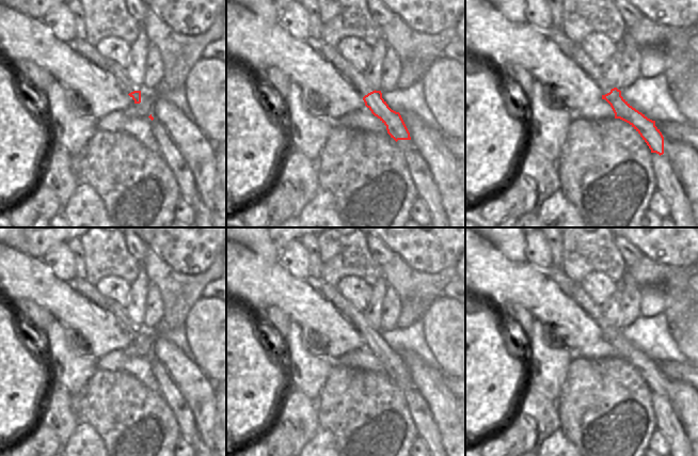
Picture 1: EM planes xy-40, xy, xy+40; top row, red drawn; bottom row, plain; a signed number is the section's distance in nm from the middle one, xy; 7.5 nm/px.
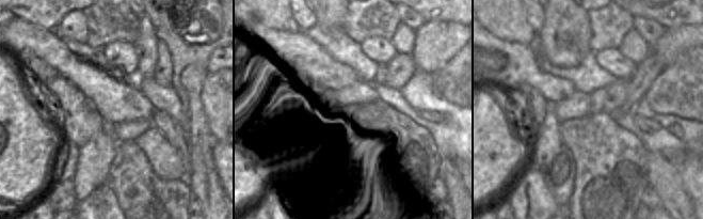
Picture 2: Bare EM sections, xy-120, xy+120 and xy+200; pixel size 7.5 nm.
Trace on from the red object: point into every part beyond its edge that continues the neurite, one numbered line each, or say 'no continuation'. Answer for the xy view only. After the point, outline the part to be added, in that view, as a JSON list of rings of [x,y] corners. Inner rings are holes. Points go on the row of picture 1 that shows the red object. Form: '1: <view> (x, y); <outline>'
1: xy (331, 53); [[[322,40],[307,41],[324,59],[330,61],[337,69],[343,72],[352,82],[362,97],[375,91],[371,84],[365,79],[363,72],[360,72],[352,63],[347,61],[335,47],[326,44]]]

